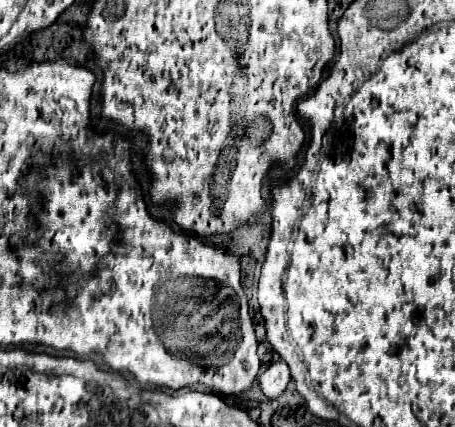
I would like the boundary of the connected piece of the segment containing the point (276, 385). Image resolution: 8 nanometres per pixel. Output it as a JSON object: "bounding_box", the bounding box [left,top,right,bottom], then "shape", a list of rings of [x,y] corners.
{"bounding_box":[259,360,291,400],"shape":[[[277,360],[273,362],[265,374],[259,378],[261,382],[261,390],[269,400],[275,400],[281,396],[281,392],[287,388],[287,384],[291,382],[291,372],[285,360]]]}

